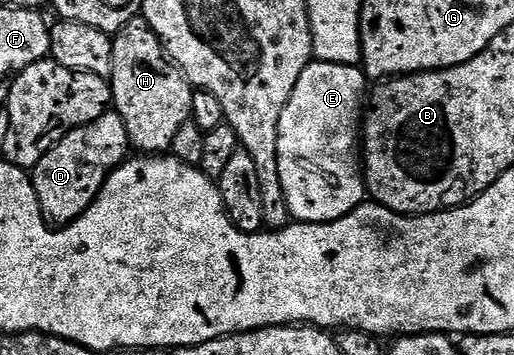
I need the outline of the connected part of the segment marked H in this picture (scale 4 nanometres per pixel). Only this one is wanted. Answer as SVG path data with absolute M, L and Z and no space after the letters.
M143 16L131 18L112 38L112 106L126 124L129 143L148 156L171 151L174 136L192 116L194 87L169 58L160 38Z

